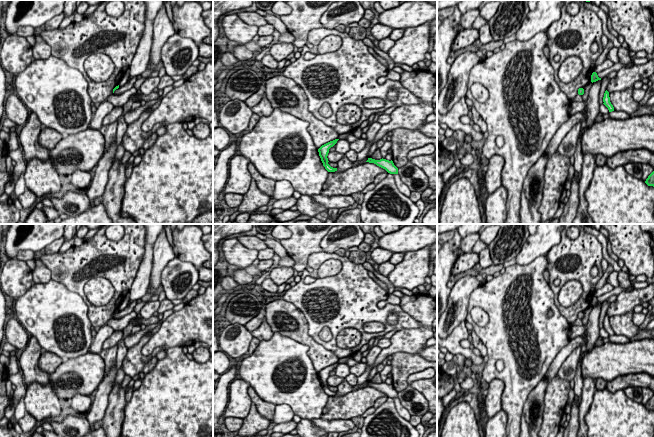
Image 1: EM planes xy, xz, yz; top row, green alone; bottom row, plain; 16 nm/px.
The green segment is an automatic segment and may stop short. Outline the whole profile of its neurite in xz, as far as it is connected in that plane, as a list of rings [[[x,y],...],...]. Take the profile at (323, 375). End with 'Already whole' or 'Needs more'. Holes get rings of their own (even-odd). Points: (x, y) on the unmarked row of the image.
[[[335,363],[335,364],[333,364],[333,365],[330,365],[330,366],[326,367],[326,368],[322,369],[322,370],[318,373],[319,380],[320,380],[320,382],[321,382],[321,385],[322,385],[322,387],[323,387],[323,390],[325,391],[325,393],[326,393],[328,396],[335,396],[335,395],[337,395],[337,392],[333,392],[333,391],[331,391],[331,390],[328,388],[329,385],[328,385],[327,380],[328,380],[328,377],[329,377],[329,373],[330,373],[331,371],[333,371],[333,370],[337,367],[338,364],[339,364],[339,363]]]. Already whole

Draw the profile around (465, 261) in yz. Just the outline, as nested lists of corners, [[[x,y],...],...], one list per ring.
[[[463,253],[460,254],[454,263],[452,268],[452,275],[457,275],[463,273],[471,268],[473,268],[477,263],[479,263],[478,253]]]

